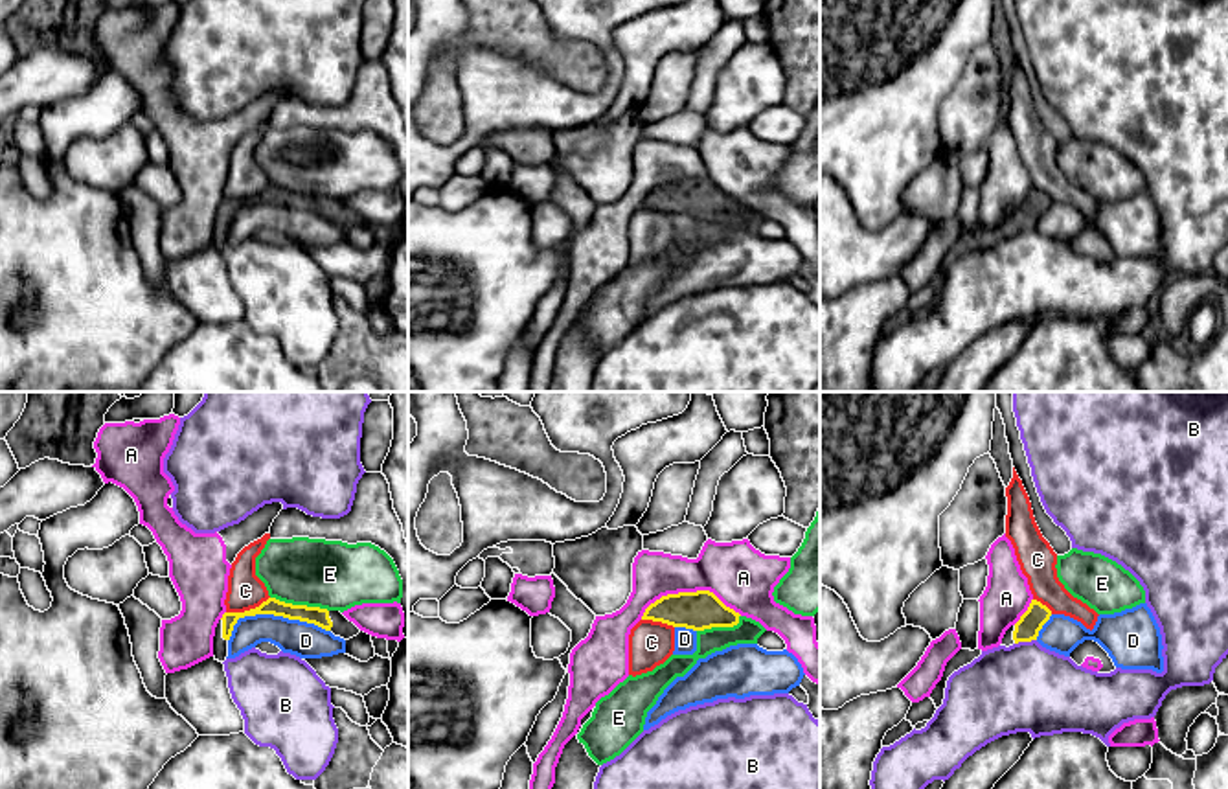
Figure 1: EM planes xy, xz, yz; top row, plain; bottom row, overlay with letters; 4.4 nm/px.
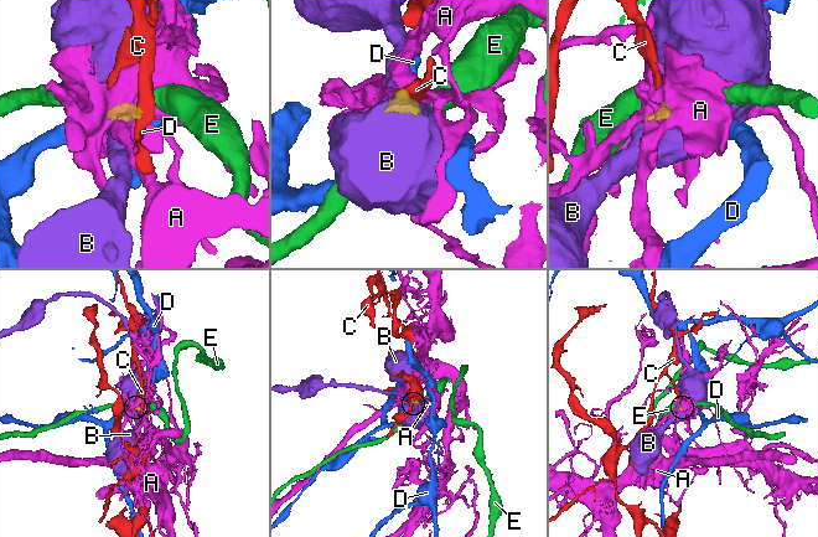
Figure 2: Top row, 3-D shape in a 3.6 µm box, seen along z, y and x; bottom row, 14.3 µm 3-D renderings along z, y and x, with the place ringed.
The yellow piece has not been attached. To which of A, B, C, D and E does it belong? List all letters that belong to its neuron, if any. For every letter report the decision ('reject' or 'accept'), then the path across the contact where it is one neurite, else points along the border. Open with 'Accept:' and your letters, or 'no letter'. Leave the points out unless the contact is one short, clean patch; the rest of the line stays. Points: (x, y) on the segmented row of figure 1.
Accept: no letter
A: reject
B: reject; border along yz (1035, 639), (1015, 644)
C: reject; border along xy (269, 596), (254, 607), (227, 613)
D: reject
E: reject; border along xy (271, 596), (282, 602), (318, 606), (328, 611)

